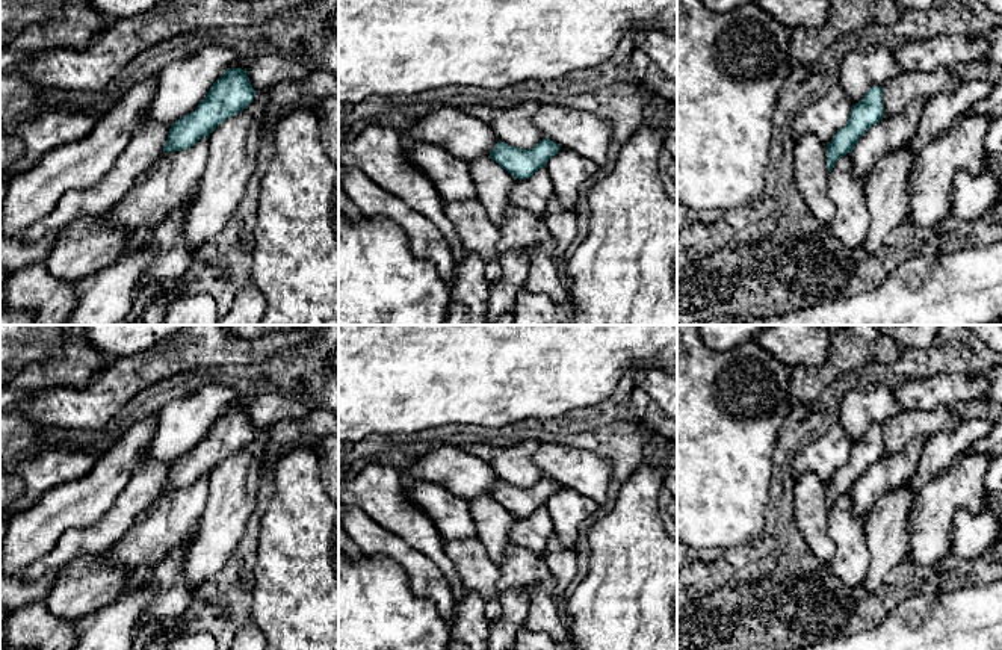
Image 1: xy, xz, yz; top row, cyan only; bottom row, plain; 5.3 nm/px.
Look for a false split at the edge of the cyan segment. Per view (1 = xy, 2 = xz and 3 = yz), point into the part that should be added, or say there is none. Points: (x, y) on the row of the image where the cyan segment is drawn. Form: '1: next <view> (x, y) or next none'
1: next none
2: next none
3: next none

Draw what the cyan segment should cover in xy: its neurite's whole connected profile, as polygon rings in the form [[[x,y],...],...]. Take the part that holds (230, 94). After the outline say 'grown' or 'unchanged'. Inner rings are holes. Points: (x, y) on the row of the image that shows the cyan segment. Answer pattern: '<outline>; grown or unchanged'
[[[228,68],[222,77],[213,83],[207,92],[207,97],[196,106],[196,109],[171,125],[163,153],[187,150],[193,147],[201,138],[209,138],[209,135],[221,122],[240,113],[246,106],[249,106],[255,94],[257,92],[254,91],[245,70]]]; unchanged

